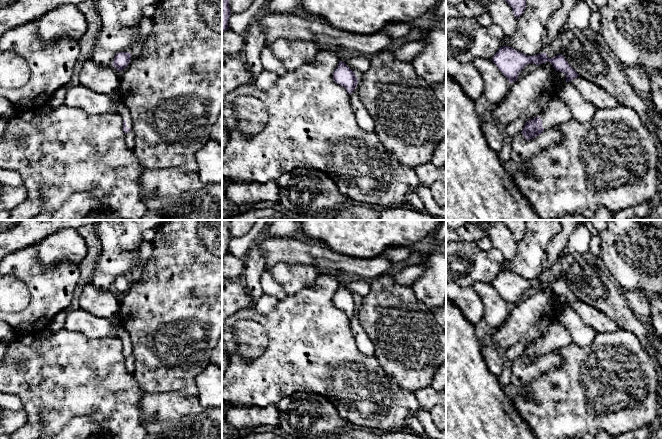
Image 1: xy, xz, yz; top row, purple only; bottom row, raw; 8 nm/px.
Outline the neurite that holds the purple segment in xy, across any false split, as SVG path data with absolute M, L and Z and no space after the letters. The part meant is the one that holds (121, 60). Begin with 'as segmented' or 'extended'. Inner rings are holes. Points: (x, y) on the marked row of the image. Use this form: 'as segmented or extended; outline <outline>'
as segmented; outline M119 52L115 55L112 65L120 72L129 65L130 60L130 53Z

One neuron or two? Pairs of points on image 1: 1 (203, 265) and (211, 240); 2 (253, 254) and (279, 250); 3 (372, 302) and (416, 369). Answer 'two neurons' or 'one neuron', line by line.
1: two neurons
2: two neurons
3: one neuron

